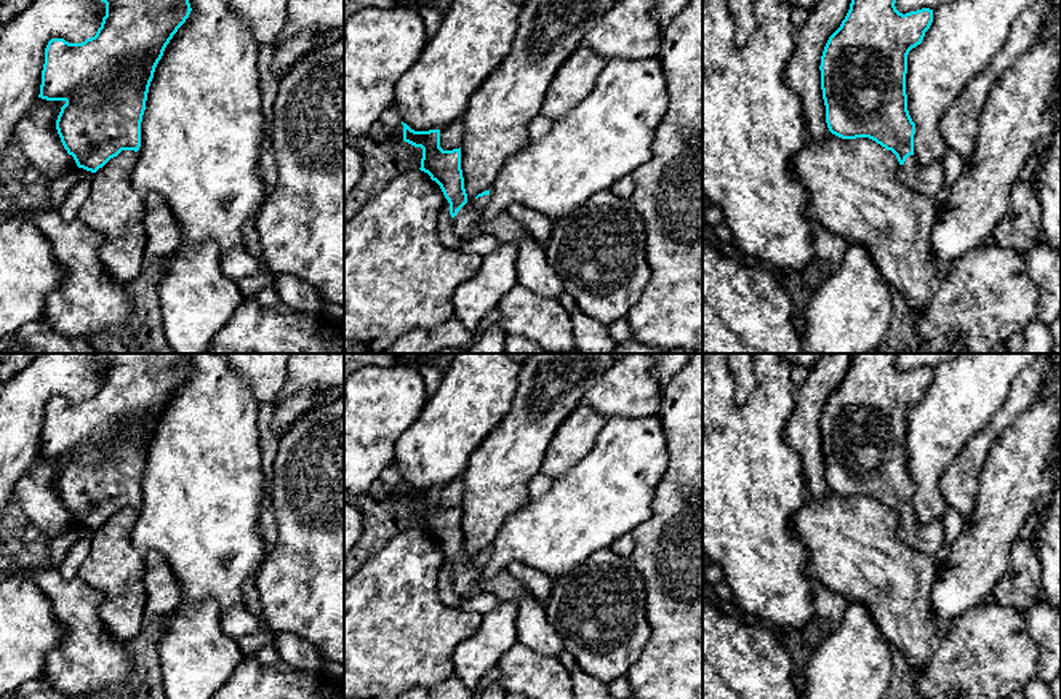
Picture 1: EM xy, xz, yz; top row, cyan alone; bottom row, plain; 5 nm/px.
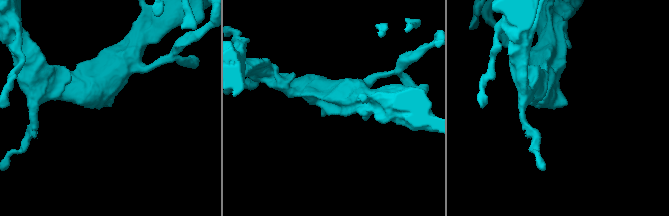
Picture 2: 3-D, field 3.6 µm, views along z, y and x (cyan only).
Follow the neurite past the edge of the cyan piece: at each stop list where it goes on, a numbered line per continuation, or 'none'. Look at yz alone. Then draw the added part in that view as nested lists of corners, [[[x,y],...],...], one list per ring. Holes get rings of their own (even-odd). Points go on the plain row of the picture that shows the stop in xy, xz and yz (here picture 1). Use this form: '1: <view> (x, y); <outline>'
1: yz (928, 538); [[[909,513],[906,520],[899,523],[899,539],[927,555],[941,555],[944,537],[943,520],[919,523],[914,513]]]

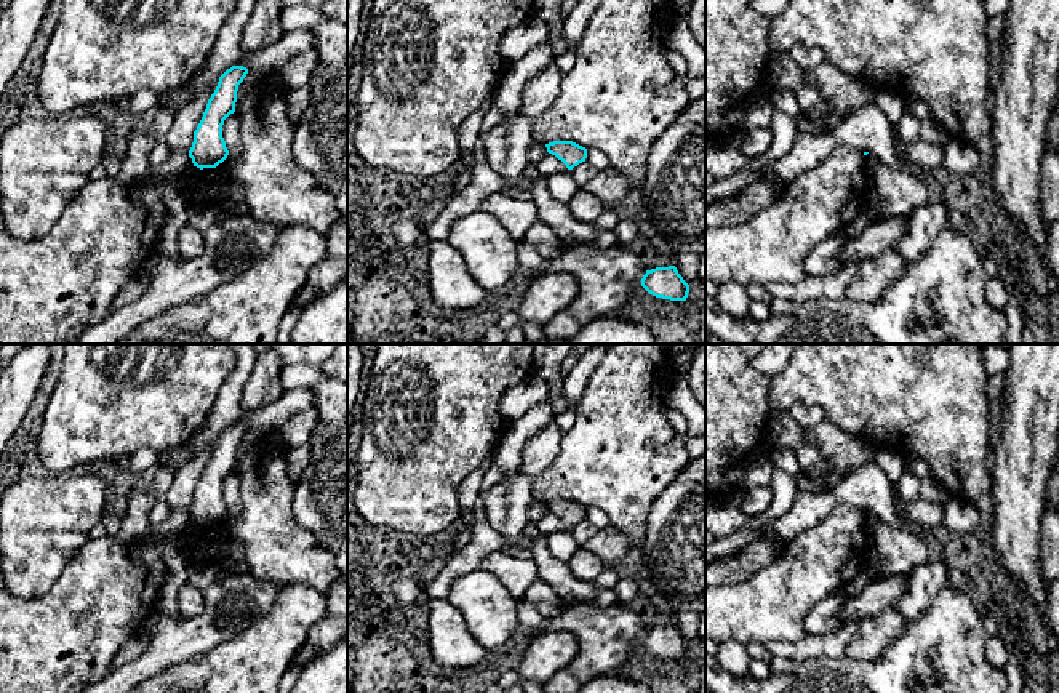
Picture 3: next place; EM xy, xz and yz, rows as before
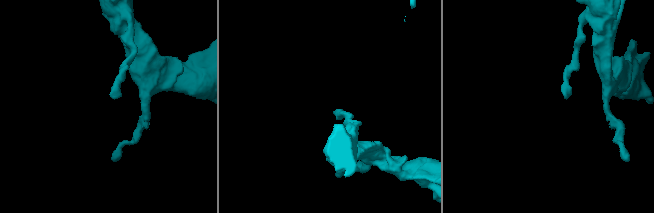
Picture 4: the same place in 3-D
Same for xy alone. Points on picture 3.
none

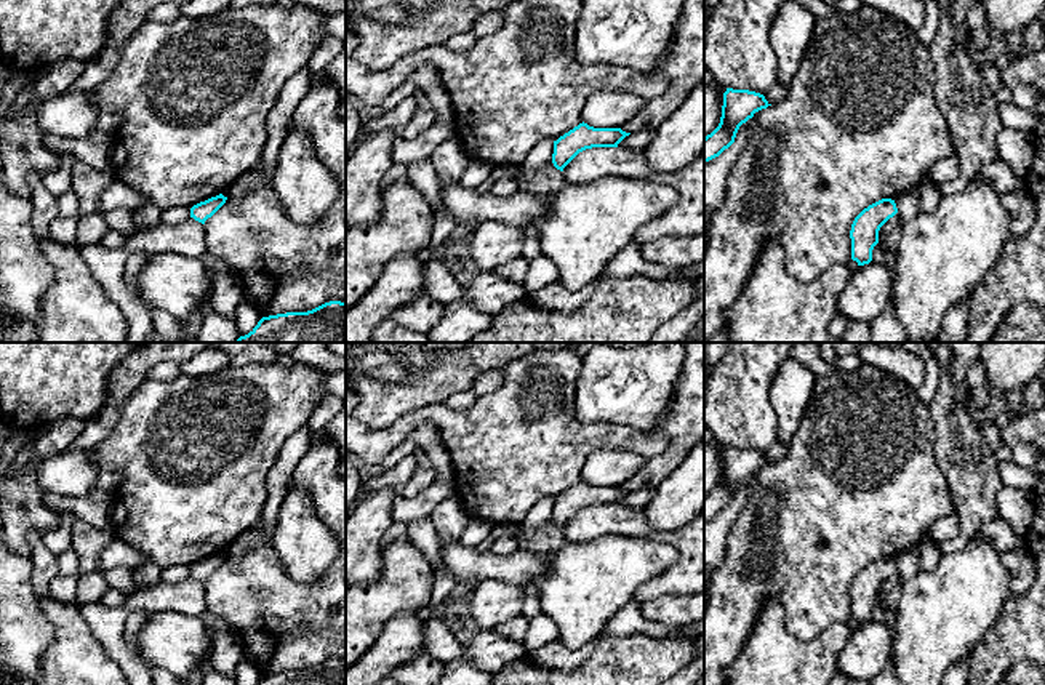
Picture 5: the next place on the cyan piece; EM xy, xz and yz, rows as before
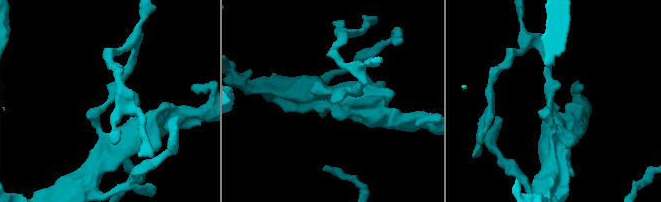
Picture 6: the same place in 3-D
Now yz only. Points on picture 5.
none

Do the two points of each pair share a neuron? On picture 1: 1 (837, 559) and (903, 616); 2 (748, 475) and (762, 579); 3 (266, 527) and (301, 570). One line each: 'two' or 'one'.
1: one
2: one
3: two

